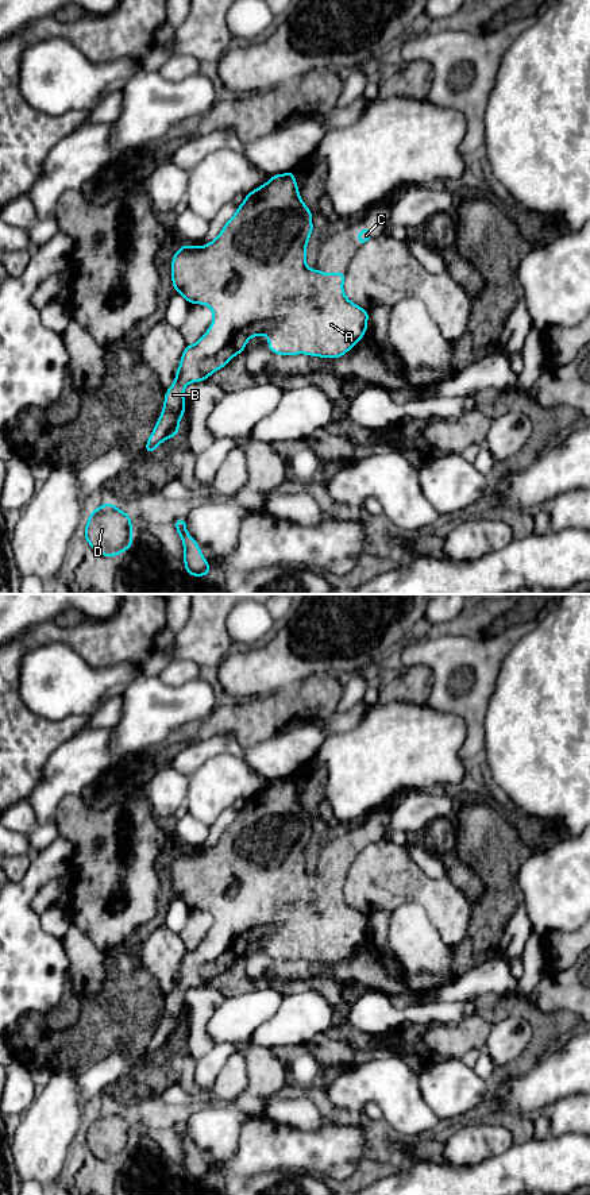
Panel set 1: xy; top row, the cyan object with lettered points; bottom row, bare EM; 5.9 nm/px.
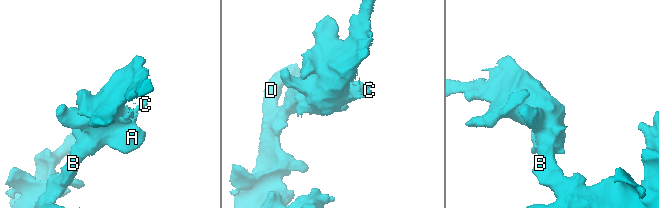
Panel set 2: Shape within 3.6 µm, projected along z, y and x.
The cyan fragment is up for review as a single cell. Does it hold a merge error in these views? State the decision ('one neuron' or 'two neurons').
one neuron

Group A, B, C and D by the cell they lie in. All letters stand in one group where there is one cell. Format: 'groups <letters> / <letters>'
groups A B C D

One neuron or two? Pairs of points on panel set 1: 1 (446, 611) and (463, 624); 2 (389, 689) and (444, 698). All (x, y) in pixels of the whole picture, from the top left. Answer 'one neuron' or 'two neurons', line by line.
1: two neurons
2: two neurons

